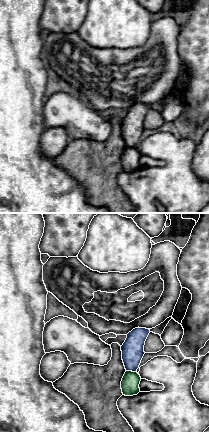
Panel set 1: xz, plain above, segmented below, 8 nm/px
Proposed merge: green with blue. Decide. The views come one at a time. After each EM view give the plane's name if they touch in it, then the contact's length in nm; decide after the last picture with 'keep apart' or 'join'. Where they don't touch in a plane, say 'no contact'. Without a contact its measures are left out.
meets green in xz; contact 80 nm long

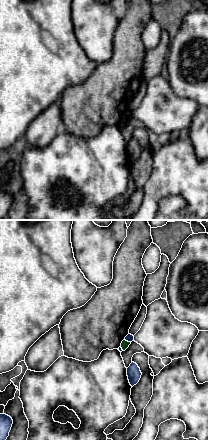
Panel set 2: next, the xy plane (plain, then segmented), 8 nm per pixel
meets green in xy; contact 60 nm long

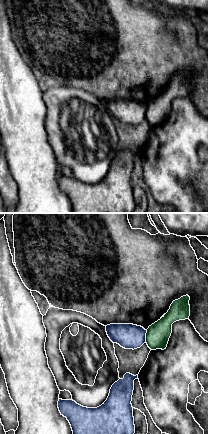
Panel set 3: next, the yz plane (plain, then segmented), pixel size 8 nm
meets green in yz; contact 110 nm long

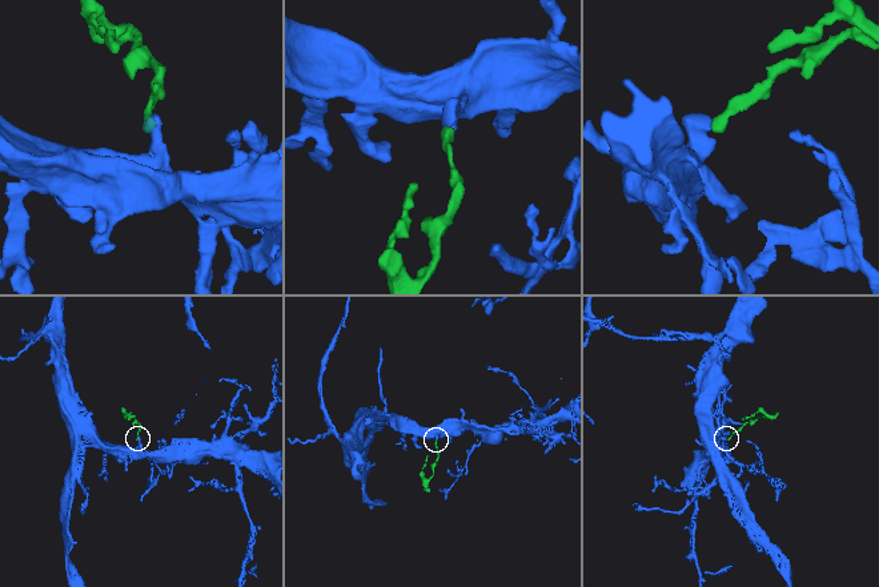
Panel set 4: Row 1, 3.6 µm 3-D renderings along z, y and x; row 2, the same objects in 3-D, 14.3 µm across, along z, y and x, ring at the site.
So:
keep apart

